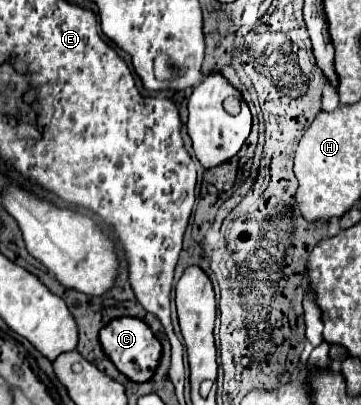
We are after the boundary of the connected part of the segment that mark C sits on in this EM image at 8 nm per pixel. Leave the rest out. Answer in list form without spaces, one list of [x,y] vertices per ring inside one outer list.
[[[135,317],[113,319],[107,327],[101,329],[99,339],[101,339],[103,351],[107,353],[107,357],[131,381],[145,383],[145,381],[149,381],[153,377],[153,373],[155,373],[155,369],[157,369],[157,365],[161,361],[161,343],[155,339],[151,329],[141,319],[135,319]]]

